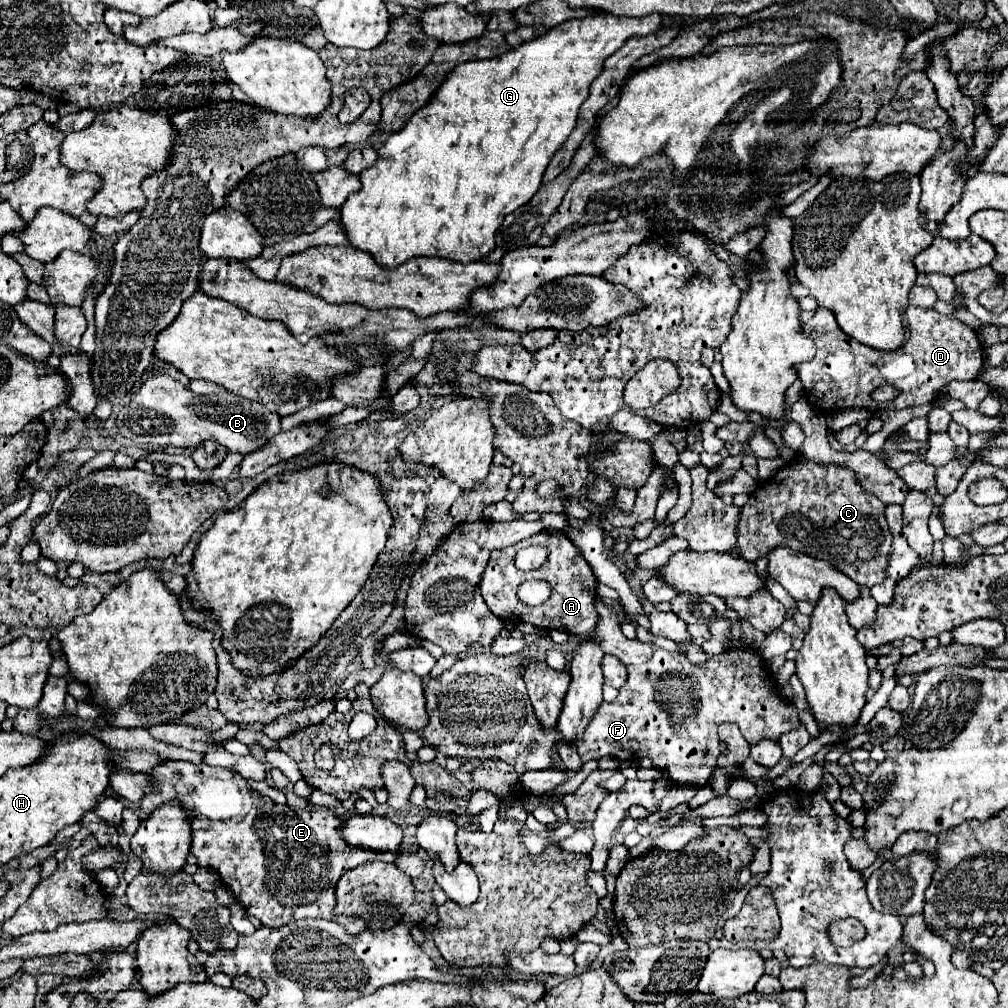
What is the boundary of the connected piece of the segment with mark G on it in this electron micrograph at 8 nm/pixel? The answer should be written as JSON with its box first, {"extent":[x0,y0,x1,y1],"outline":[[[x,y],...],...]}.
{"extent":[341,10,663,268],"outline":[[[593,10],[593,14],[589,14],[585,18],[565,20],[565,24],[551,28],[549,32],[545,32],[539,38],[519,44],[517,48],[505,52],[503,56],[457,64],[455,70],[451,70],[447,74],[447,78],[441,82],[441,88],[437,88],[437,92],[431,96],[431,100],[423,108],[419,108],[411,116],[411,120],[399,132],[391,134],[389,140],[377,150],[377,162],[359,174],[361,190],[357,194],[351,194],[345,200],[345,204],[341,206],[341,222],[343,222],[343,228],[345,228],[351,244],[359,250],[373,254],[375,260],[387,268],[397,268],[403,262],[417,258],[417,256],[441,256],[441,258],[449,258],[449,260],[457,260],[457,262],[475,262],[475,260],[483,258],[485,254],[489,254],[495,248],[493,236],[495,236],[497,228],[501,226],[501,220],[507,214],[515,212],[519,206],[527,204],[533,198],[533,194],[539,190],[541,176],[543,176],[547,164],[551,162],[551,158],[555,156],[555,152],[561,148],[561,144],[567,140],[567,136],[575,128],[579,106],[587,100],[591,82],[603,72],[605,58],[611,56],[615,50],[619,50],[627,38],[649,36],[649,34],[657,32],[661,26],[663,26],[661,14],[647,14],[647,16],[631,18],[631,16],[613,16],[603,10]]]}

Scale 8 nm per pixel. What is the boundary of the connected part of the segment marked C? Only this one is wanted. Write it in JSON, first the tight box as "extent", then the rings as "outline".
{"extent":[737,456,893,586],"outline":[[[799,456],[749,494],[749,502],[741,506],[739,514],[737,544],[749,562],[767,556],[777,546],[789,546],[827,560],[857,584],[873,586],[885,578],[883,568],[893,540],[883,512],[885,504],[865,492],[851,470],[815,464]]]}

